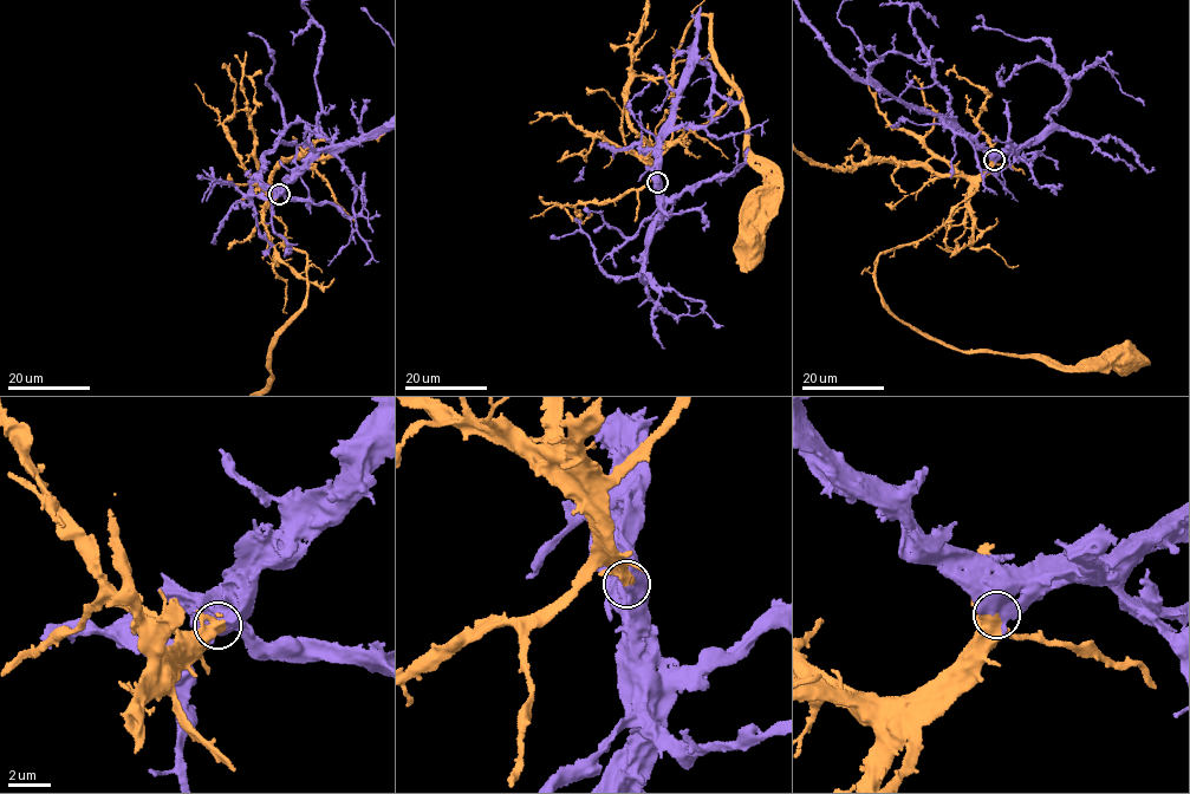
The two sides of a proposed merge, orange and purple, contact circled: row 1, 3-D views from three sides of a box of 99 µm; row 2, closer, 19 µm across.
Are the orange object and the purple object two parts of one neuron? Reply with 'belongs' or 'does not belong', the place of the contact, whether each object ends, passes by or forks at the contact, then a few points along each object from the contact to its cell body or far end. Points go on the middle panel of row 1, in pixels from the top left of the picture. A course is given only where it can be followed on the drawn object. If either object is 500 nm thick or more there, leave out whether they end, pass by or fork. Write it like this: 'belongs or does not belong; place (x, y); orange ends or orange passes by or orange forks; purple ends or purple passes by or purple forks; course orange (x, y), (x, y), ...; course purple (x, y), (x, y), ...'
belongs; place (657, 182); course orange (658, 182), (655, 163), (674, 131), (674, 57), (706, 13), (713, 63), (741, 101), (763, 179), (750, 234)

